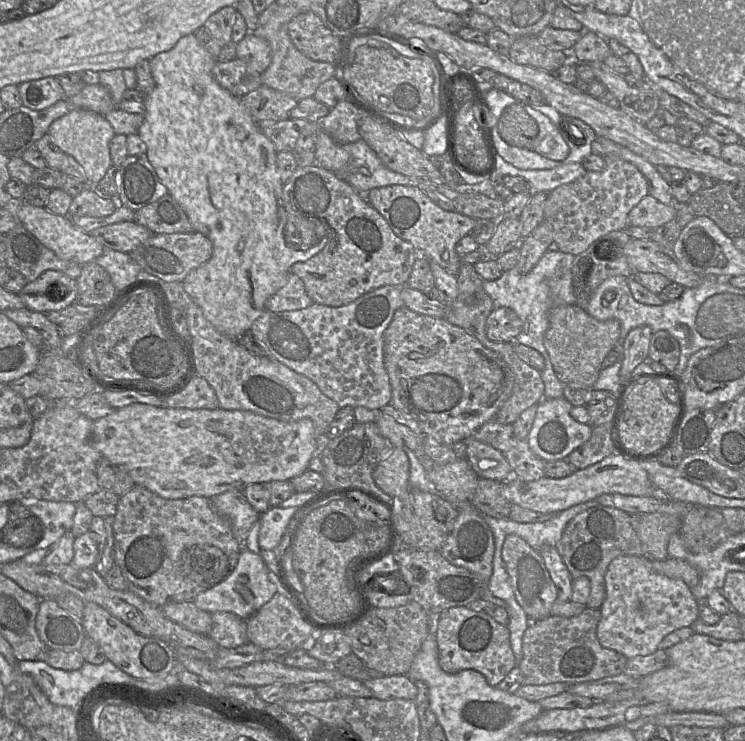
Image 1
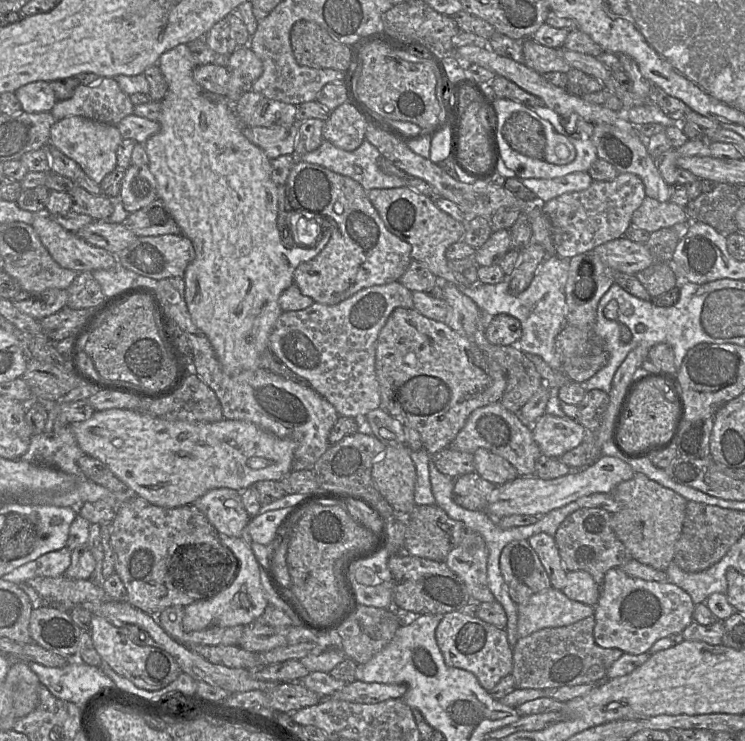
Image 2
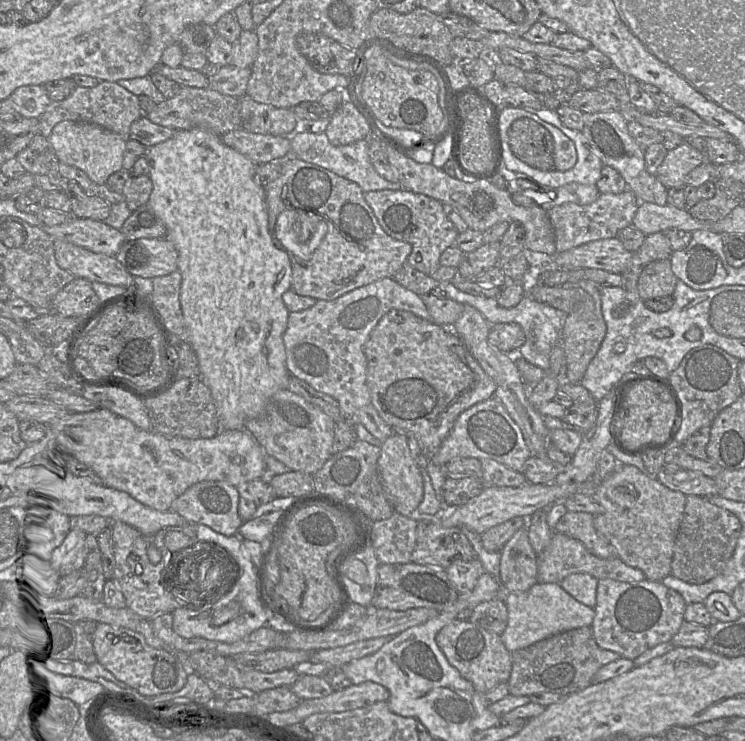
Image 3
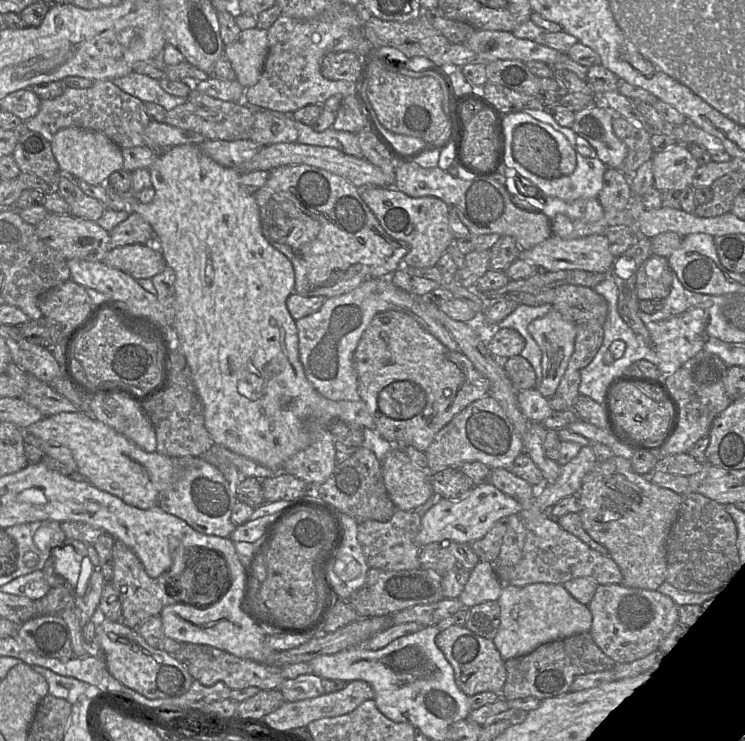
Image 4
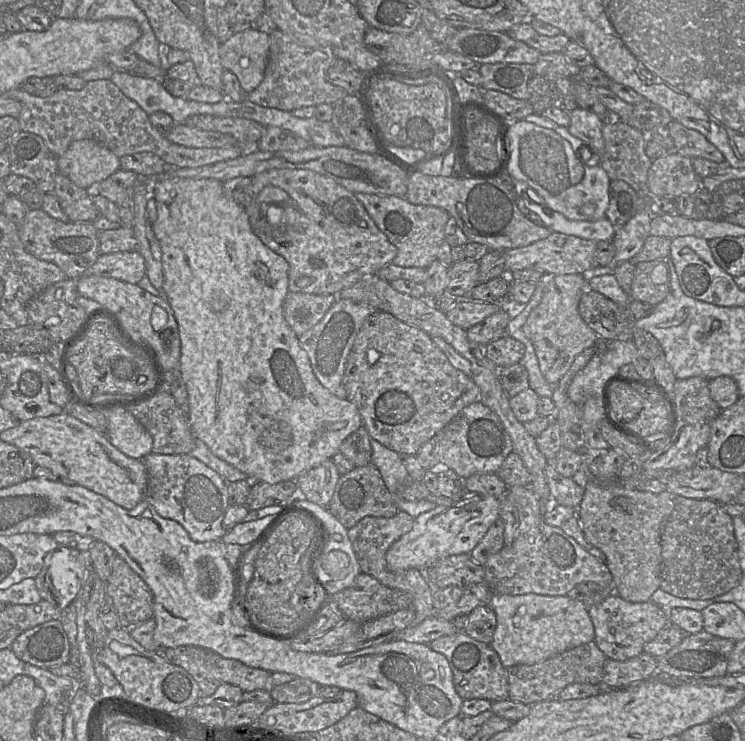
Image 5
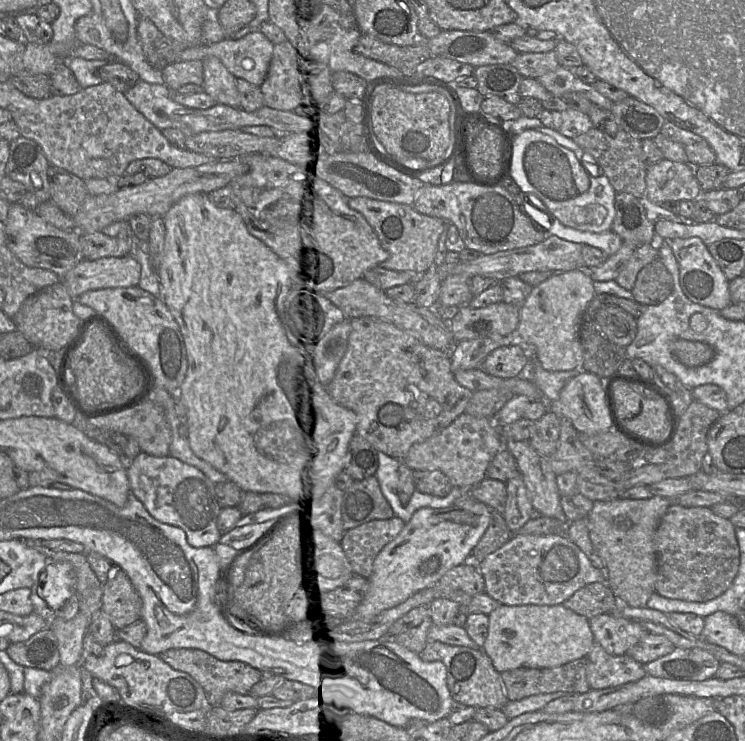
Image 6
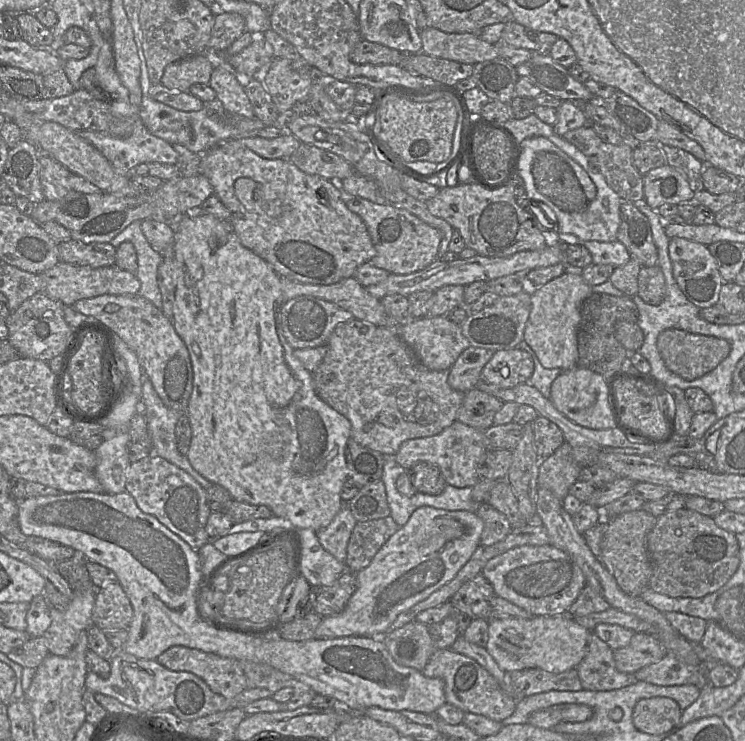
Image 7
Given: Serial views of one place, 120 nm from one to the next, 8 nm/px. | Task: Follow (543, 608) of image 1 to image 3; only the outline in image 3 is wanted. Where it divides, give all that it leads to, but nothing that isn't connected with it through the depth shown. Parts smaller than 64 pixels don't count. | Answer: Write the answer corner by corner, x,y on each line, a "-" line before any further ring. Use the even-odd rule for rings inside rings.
527,527
520,528
501,550
500,580
510,592
524,592
538,583
537,554
530,544

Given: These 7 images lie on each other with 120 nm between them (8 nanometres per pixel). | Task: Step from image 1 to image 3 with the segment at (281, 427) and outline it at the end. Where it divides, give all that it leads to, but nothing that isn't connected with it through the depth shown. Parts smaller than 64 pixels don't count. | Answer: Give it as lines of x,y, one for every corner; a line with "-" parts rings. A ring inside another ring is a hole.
99,408
86,413
69,413
57,424
48,425
61,452
88,465
102,483
128,493
140,503
169,511
175,499
202,481
225,481
237,487
261,478
266,472
266,453
247,430
221,430
207,439
167,438
145,431
130,420

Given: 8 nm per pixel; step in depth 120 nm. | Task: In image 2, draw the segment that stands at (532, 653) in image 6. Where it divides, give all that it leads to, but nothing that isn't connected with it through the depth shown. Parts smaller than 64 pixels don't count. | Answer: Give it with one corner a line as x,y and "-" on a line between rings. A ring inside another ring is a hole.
550,587
533,594
525,604
519,604
518,638
544,628
563,627
594,614
594,607
569,599
560,590

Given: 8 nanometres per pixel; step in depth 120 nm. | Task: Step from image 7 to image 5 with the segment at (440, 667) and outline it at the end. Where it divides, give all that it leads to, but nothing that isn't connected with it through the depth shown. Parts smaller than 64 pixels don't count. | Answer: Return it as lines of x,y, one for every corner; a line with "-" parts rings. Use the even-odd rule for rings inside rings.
458,631
432,641
429,647
447,658
453,673
455,690
463,700
486,699
498,702
509,698
507,668
502,665
491,644
479,642
464,631

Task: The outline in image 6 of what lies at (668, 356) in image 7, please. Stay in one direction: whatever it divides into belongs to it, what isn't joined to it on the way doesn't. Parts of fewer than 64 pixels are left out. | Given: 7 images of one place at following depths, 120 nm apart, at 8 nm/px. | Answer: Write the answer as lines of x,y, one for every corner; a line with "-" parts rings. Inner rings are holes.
680,336
671,343
671,354
687,367
699,367
713,359
715,350
708,342

